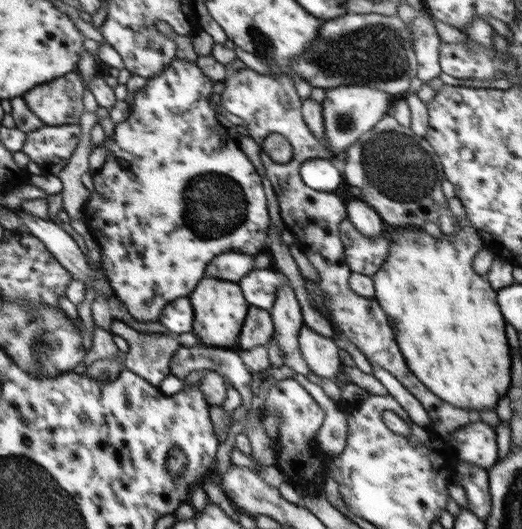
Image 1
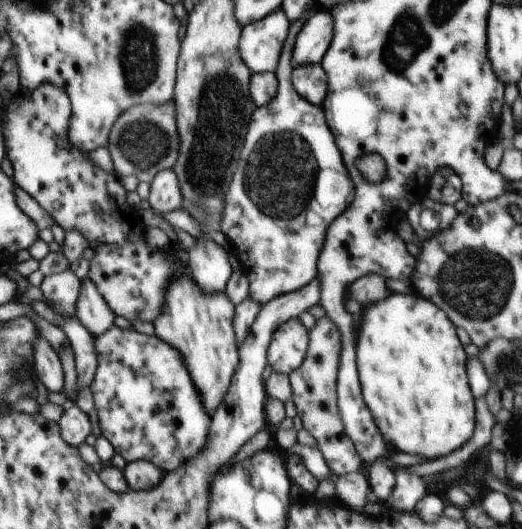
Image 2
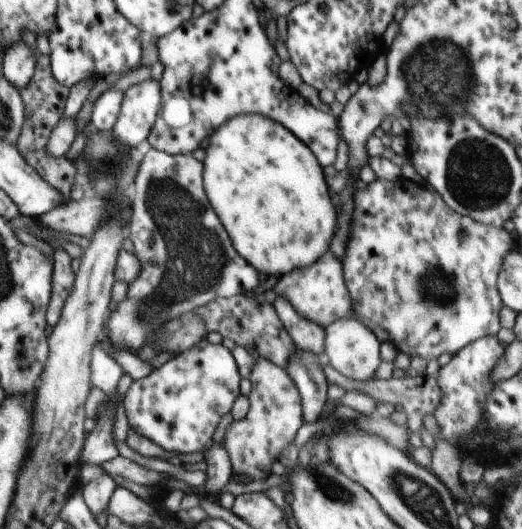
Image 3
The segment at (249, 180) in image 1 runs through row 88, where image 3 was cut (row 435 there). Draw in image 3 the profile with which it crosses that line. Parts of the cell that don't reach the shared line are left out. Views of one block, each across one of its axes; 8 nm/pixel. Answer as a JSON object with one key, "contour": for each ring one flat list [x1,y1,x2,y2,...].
{"contour":[[204,338,160,368,155,368,148,376,133,380,123,398,124,412,129,426,140,436,146,436,168,452,194,454,212,443,220,418,230,415,234,401,241,395,241,380,233,354,222,343,212,344]]}

